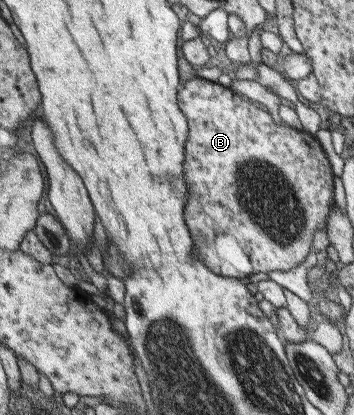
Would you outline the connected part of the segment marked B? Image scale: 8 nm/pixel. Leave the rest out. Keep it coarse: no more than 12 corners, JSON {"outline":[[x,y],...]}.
{"outline":[[199,77],[183,217],[231,279],[302,263],[318,141]]}

